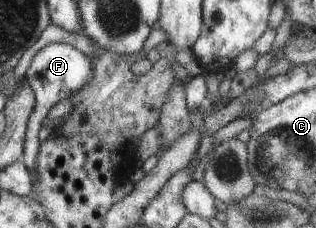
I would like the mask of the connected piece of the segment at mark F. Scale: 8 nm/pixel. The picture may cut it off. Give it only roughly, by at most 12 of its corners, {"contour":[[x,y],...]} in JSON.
{"contour":[[68,44],[36,51],[24,79],[35,98],[20,161],[34,176],[40,123],[91,78]]}

